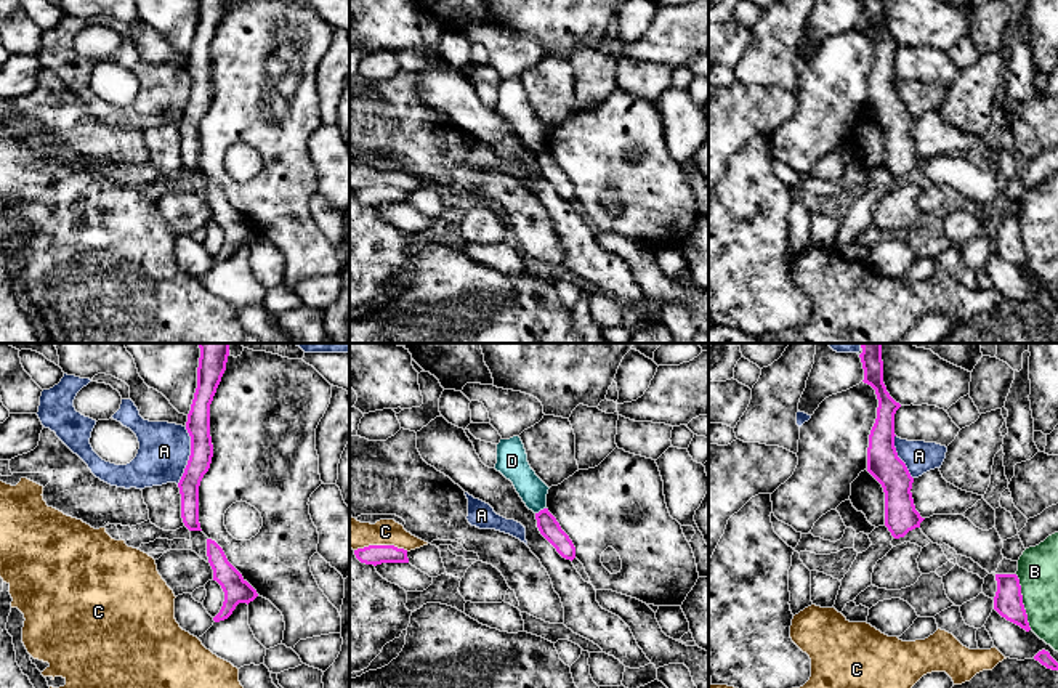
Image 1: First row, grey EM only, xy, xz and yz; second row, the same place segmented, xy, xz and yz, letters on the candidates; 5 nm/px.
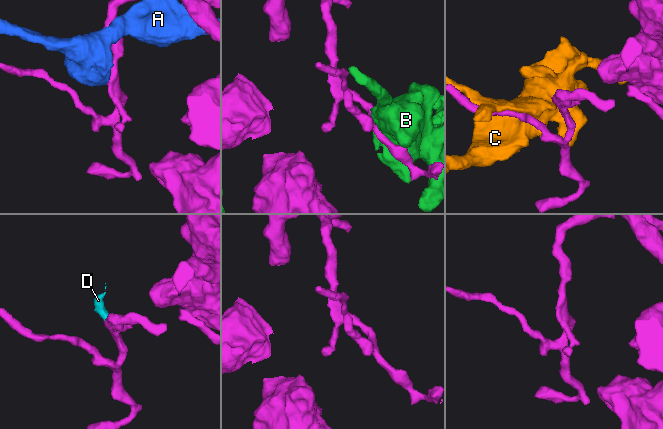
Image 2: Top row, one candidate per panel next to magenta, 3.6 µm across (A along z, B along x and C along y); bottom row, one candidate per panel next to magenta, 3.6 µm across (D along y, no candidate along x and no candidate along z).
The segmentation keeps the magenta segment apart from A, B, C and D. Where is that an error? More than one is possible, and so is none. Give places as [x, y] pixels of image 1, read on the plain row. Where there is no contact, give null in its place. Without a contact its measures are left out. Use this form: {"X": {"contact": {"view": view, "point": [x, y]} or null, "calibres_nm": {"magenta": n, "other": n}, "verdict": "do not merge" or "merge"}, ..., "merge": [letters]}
{"A": {"contact": {"view": "xy", "point": [189, 97]}, "calibres_nm": {"magenta": 120, "other": 260}, "verdict": "do not merge"}, "B": {"contact": {"view": "yz", "point": [1021, 242]}, "calibres_nm": {"magenta": 140, "other": 200}, "verdict": "do not merge"}, "C": {"contact": {"view": "xz", "point": [382, 186]}, "calibres_nm": {"magenta": 100, "other": 140}, "verdict": "do not merge"}, "D": {"contact": {"view": "xz", "point": [541, 151]}, "calibres_nm": {"magenta": 100, "other": 140}, "verdict": "do not merge"}, "merge": []}

